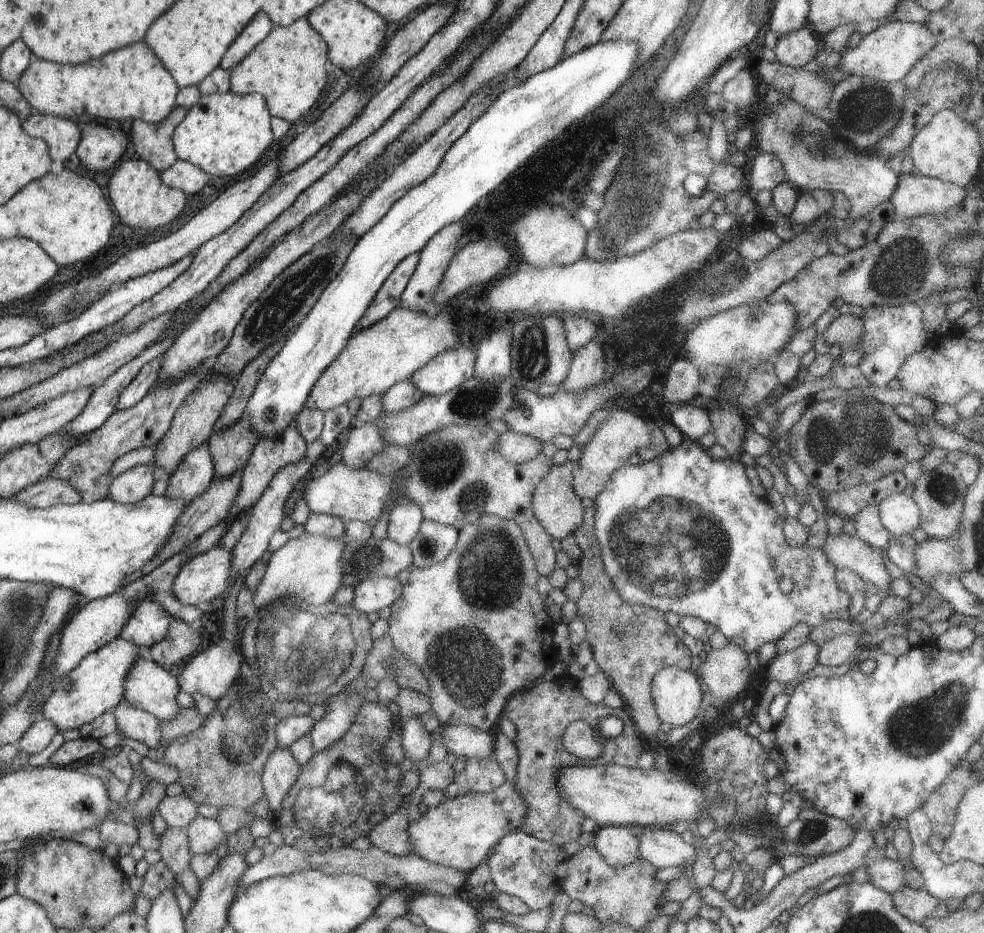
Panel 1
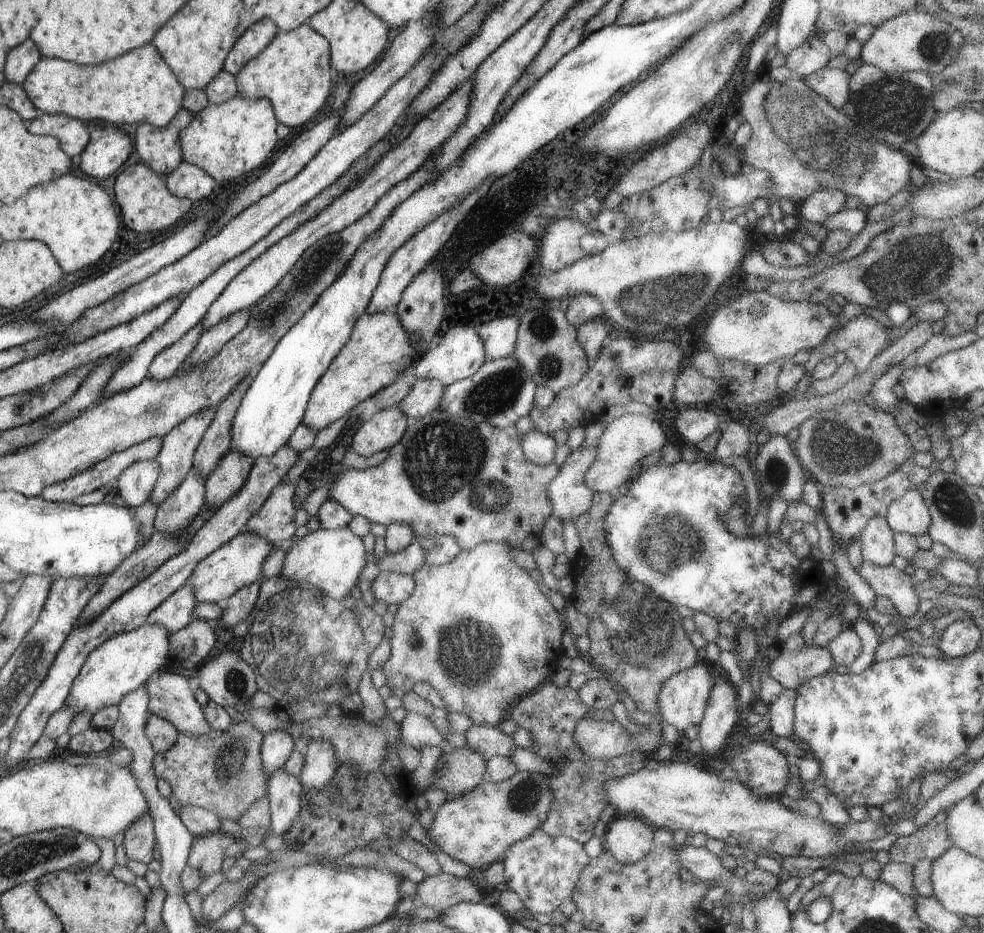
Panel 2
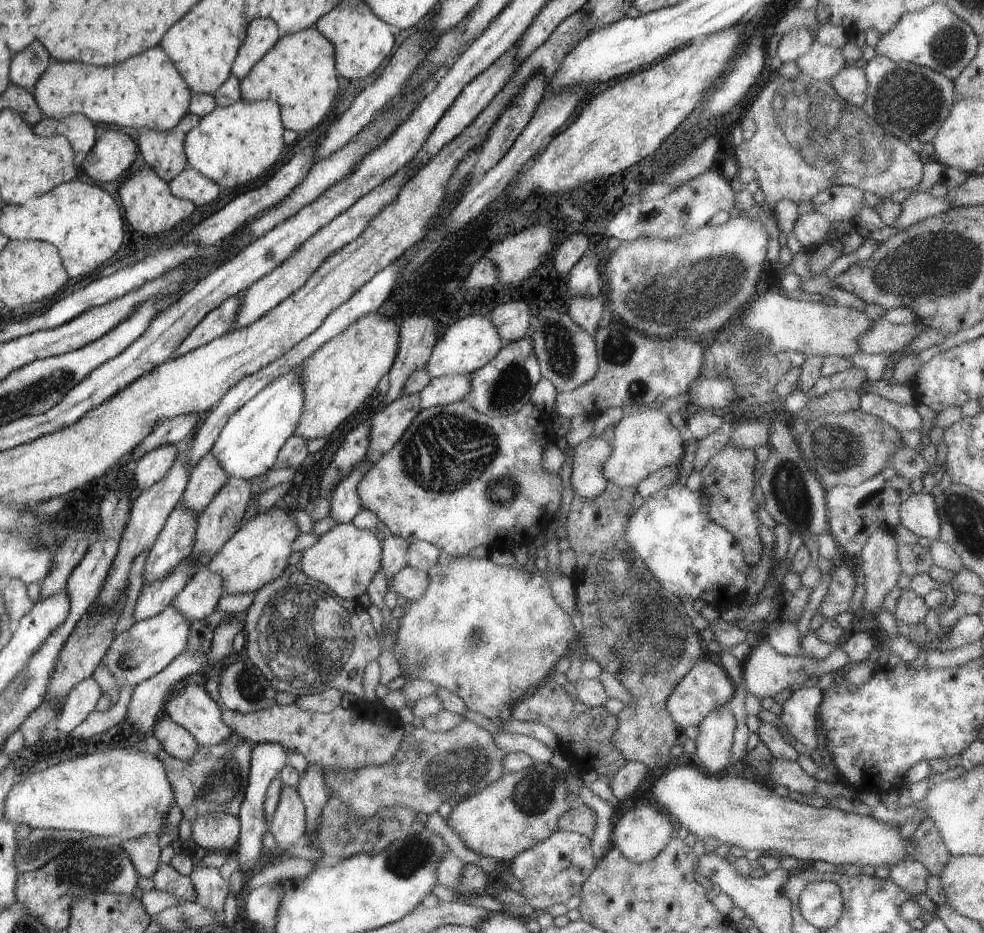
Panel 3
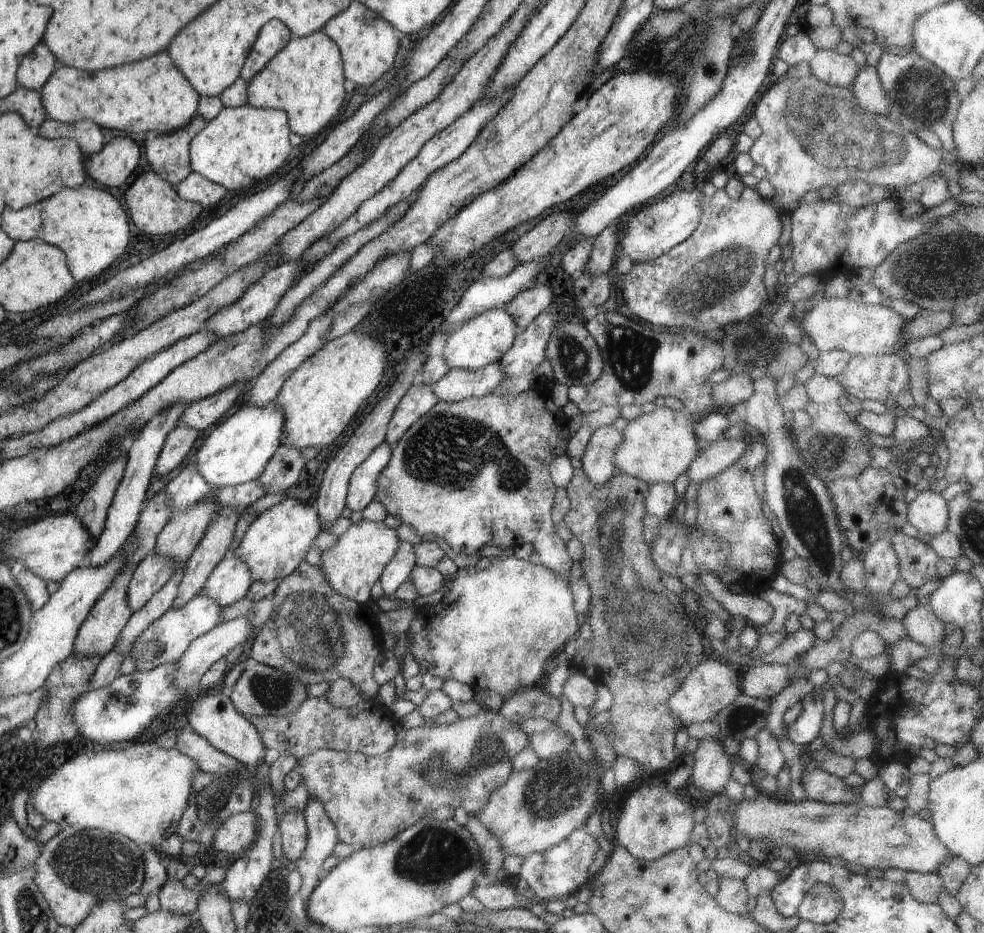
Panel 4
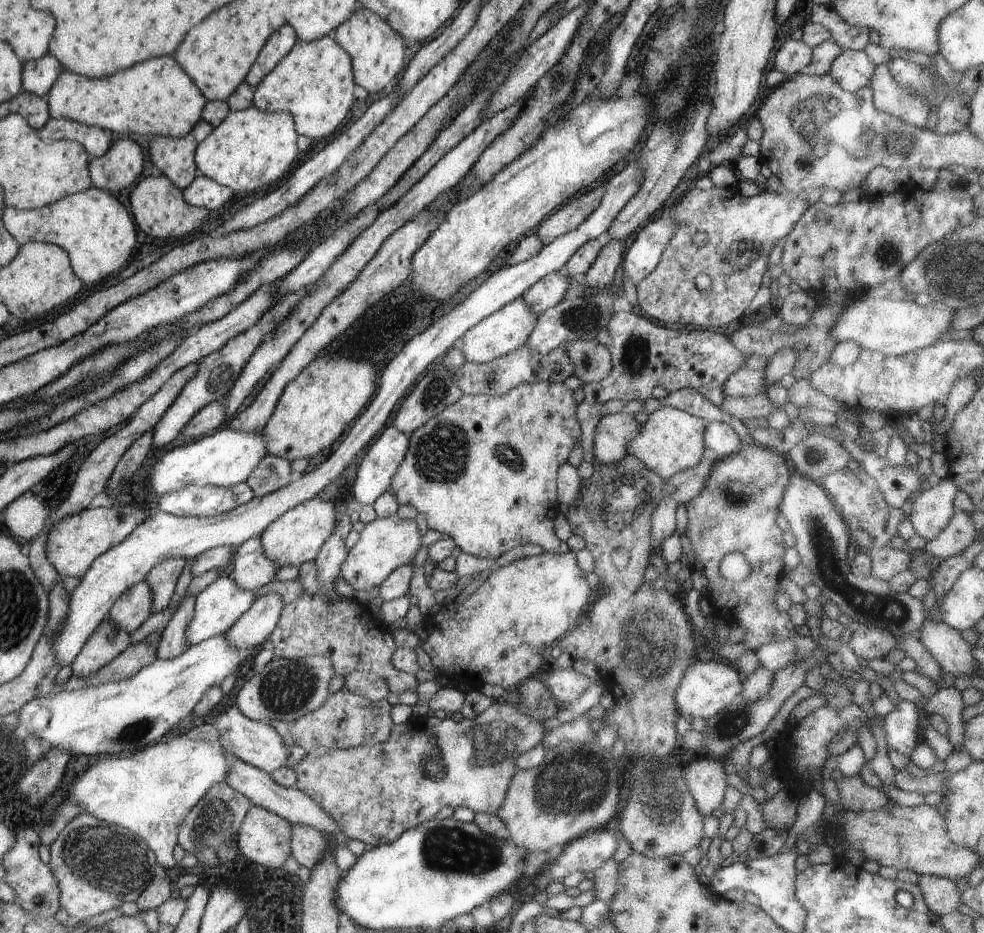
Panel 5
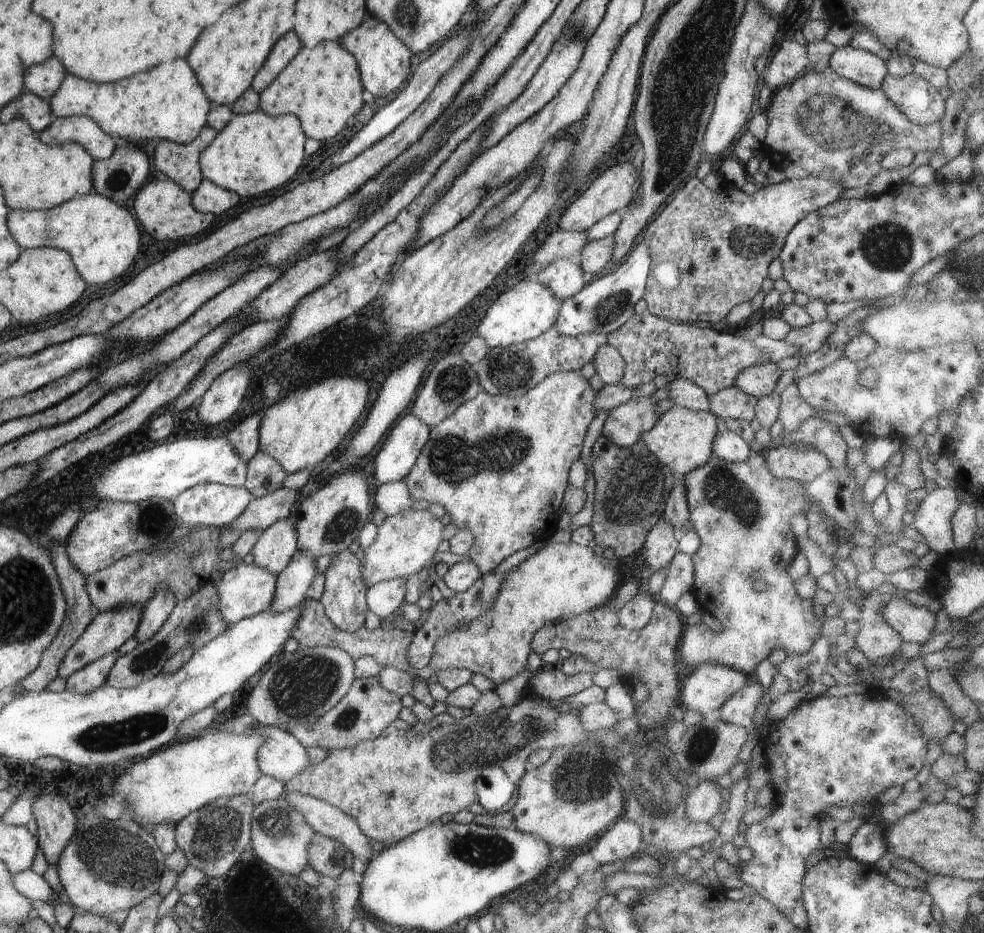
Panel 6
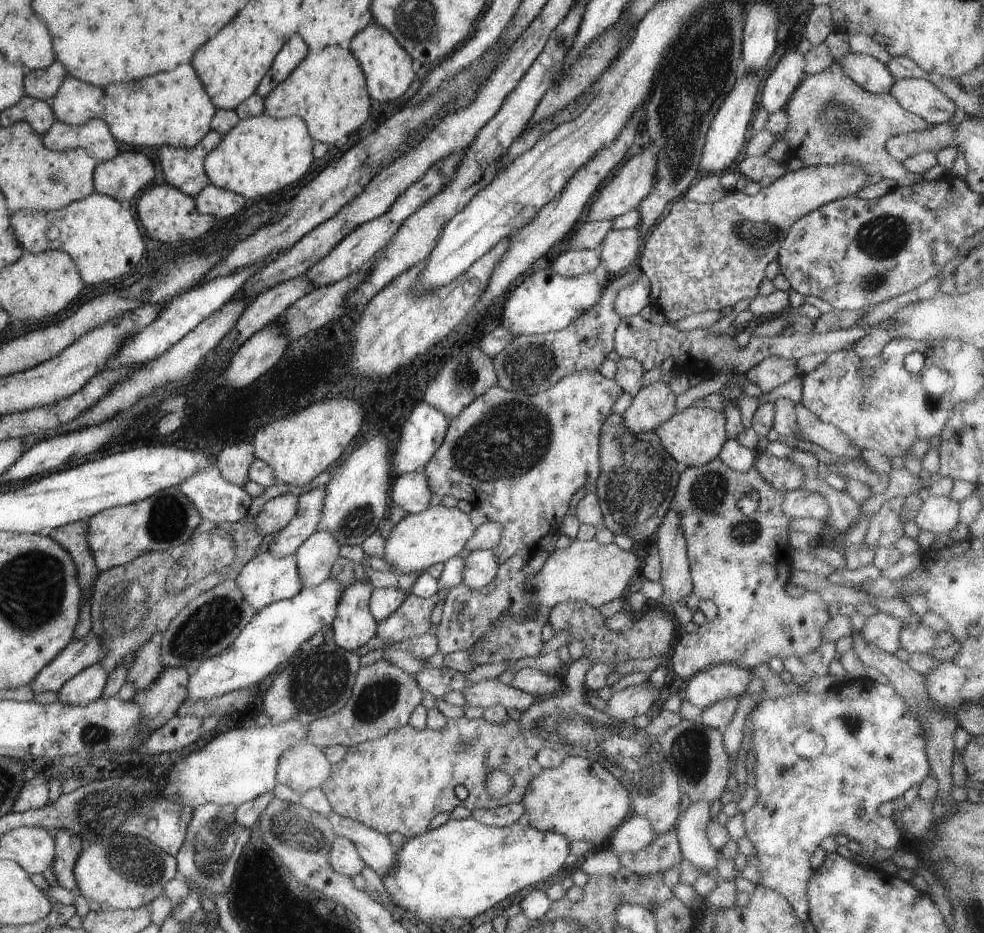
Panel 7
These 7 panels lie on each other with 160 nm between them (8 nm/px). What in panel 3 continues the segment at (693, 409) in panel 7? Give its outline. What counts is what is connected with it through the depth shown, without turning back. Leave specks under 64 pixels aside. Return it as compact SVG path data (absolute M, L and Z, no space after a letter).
M635 407L634 412L625 414L614 429L613 450L602 467L604 478L609 483L619 487L636 487L641 480L663 466L680 466L684 441L678 428L670 423L667 412L657 407Z

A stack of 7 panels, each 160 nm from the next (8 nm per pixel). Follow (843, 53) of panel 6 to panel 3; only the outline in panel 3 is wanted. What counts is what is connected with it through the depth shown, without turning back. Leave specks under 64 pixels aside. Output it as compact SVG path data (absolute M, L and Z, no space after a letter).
M816 40L807 53L795 60L802 74L814 81L826 82L845 67L845 62L840 49L820 44Z

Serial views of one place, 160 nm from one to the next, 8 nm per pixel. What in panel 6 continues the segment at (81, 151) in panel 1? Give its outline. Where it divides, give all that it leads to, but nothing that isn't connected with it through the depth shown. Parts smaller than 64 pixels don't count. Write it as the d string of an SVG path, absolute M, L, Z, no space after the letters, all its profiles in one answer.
M120 145L107 159L96 159L93 170L95 190L104 198L125 204L146 184L150 162L142 147Z

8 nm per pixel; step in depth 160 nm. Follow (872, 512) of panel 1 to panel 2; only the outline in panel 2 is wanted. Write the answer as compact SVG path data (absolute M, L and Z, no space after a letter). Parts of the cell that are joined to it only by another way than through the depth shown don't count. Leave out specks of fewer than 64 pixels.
M884 516L872 518L860 534L862 557L872 566L893 566L896 561L895 533Z

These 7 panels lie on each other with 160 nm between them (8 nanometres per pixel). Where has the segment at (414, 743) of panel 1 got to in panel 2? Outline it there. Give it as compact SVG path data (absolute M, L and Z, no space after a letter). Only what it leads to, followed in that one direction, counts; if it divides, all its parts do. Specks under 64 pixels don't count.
M408 713L400 724L400 736L406 744L420 751L424 746L443 747L443 736L428 717L422 714Z

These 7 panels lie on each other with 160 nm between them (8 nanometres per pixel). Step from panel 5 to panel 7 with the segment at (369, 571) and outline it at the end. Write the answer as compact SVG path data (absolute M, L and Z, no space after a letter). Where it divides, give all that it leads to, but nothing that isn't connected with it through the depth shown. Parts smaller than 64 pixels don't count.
M432 506L419 513L408 513L391 530L391 536L385 540L384 562L395 573L416 573L426 571L432 565L446 562L464 549L466 541L474 534L470 518L460 512L459 507L446 508Z

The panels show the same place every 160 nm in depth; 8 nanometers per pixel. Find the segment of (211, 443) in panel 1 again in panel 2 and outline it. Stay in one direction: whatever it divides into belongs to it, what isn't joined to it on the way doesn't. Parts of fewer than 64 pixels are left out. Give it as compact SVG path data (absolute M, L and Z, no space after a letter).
M234 450L222 456L222 462L216 466L216 470L212 470L212 476L205 480L203 510L220 508L226 500L230 500L242 488L244 482L247 482L254 462L254 458L242 456Z

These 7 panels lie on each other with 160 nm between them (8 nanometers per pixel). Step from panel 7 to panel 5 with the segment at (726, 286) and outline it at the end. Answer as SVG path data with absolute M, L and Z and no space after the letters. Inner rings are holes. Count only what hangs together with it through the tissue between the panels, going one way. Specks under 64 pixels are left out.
M737 185L726 188L711 187L707 190L698 187L688 190L678 204L672 206L677 220L677 230L662 253L658 266L640 282L635 284L638 309L644 317L656 318L664 324L688 324L689 328L720 328L739 319L748 310L752 299L762 288L762 276L769 262L771 250L790 234L796 221L812 204L806 195L786 194L763 190L753 197L745 197L738 192ZM696 232L704 232L707 239L702 245L692 241ZM698 274L710 276L710 288L697 289L694 278Z

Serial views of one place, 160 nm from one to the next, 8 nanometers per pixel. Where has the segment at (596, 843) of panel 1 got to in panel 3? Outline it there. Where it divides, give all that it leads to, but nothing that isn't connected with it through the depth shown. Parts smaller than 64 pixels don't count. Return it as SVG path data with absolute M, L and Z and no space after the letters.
M642 800L640 804L632 802L628 810L618 812L612 823L611 836L609 838L611 846L620 850L629 861L643 863L654 858L672 840L672 830L677 830L678 826L671 816L662 811L656 804Z

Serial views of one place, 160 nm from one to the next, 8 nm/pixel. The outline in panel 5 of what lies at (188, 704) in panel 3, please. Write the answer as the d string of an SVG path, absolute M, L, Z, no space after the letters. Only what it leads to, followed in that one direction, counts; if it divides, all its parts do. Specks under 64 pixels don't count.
M236 705L228 706L222 709L218 717L213 717L211 722L214 722L219 731L220 746L243 760L245 763L250 763L252 766L272 774L275 770L282 768L286 764L289 755L289 747L286 746L279 732L268 722L256 721L249 719Z

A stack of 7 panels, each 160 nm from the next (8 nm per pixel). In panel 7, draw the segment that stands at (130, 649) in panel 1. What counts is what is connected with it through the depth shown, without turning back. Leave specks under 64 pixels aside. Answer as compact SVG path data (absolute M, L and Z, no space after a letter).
M270 551L256 555L250 562L247 562L243 566L242 572L236 577L235 583L240 587L246 604L249 604L256 610L260 610L266 605L271 605L273 602L292 598L303 588L295 554L283 559L276 559Z

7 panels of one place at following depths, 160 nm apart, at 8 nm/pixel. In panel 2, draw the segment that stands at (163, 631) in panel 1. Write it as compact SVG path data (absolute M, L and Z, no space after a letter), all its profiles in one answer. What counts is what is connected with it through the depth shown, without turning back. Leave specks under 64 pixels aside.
M243 531L234 536L232 540L222 544L210 556L204 558L204 561L194 568L186 585L166 598L158 608L154 608L148 614L145 624L164 626L164 630L168 630L169 634L179 632L194 620L194 608L198 603L225 603L246 586L264 580L263 565L275 546L268 538L262 538L254 532Z

